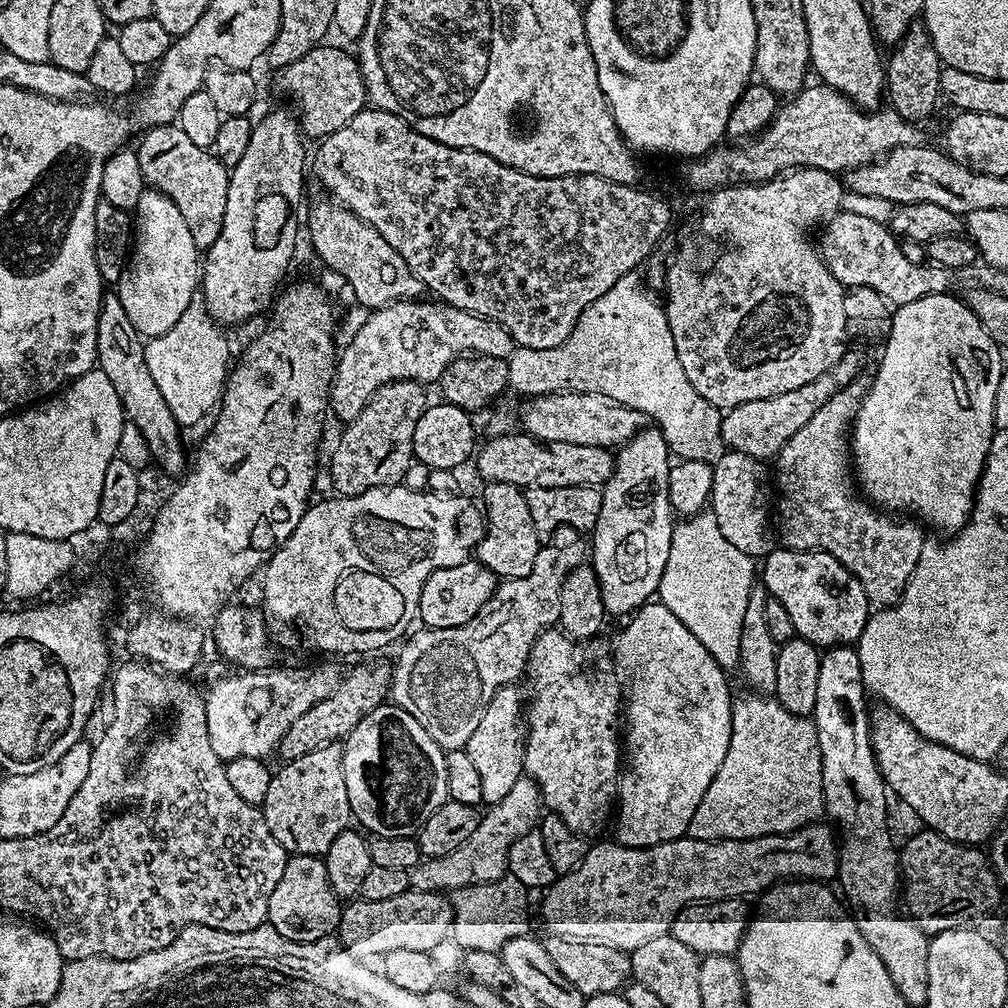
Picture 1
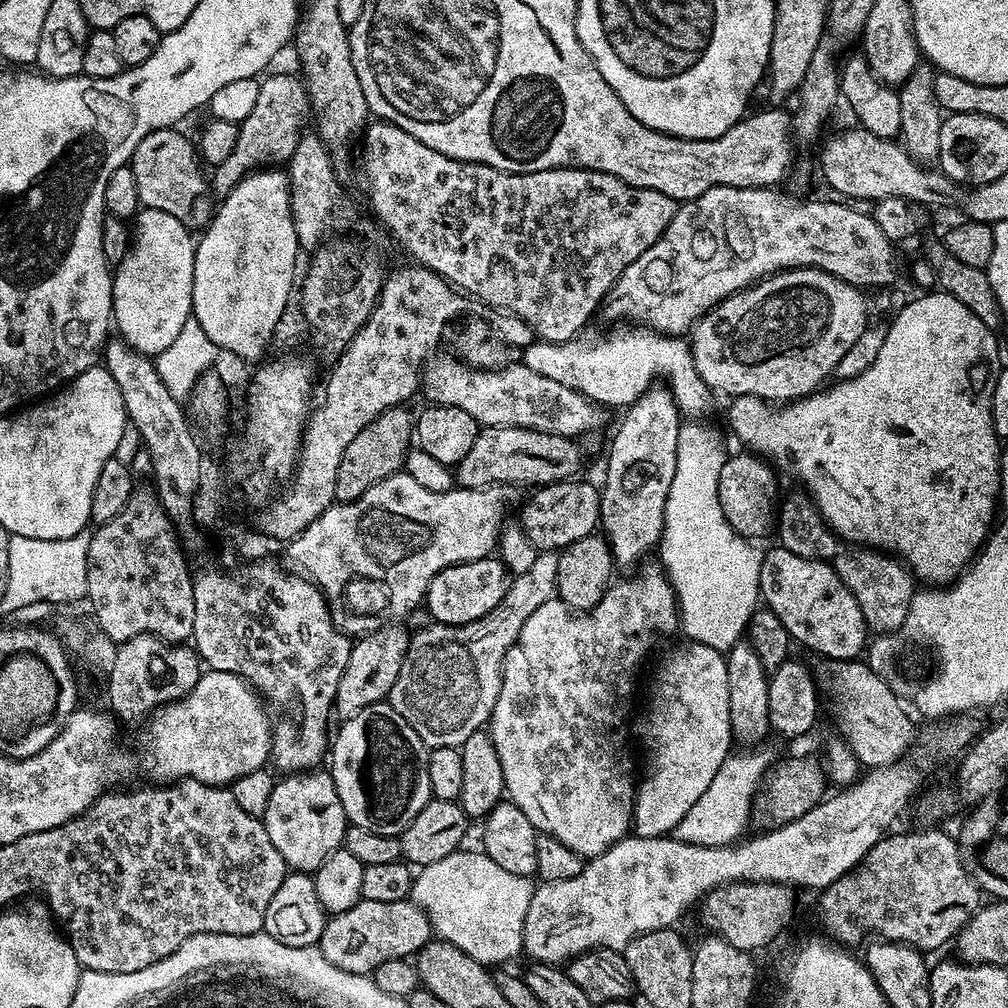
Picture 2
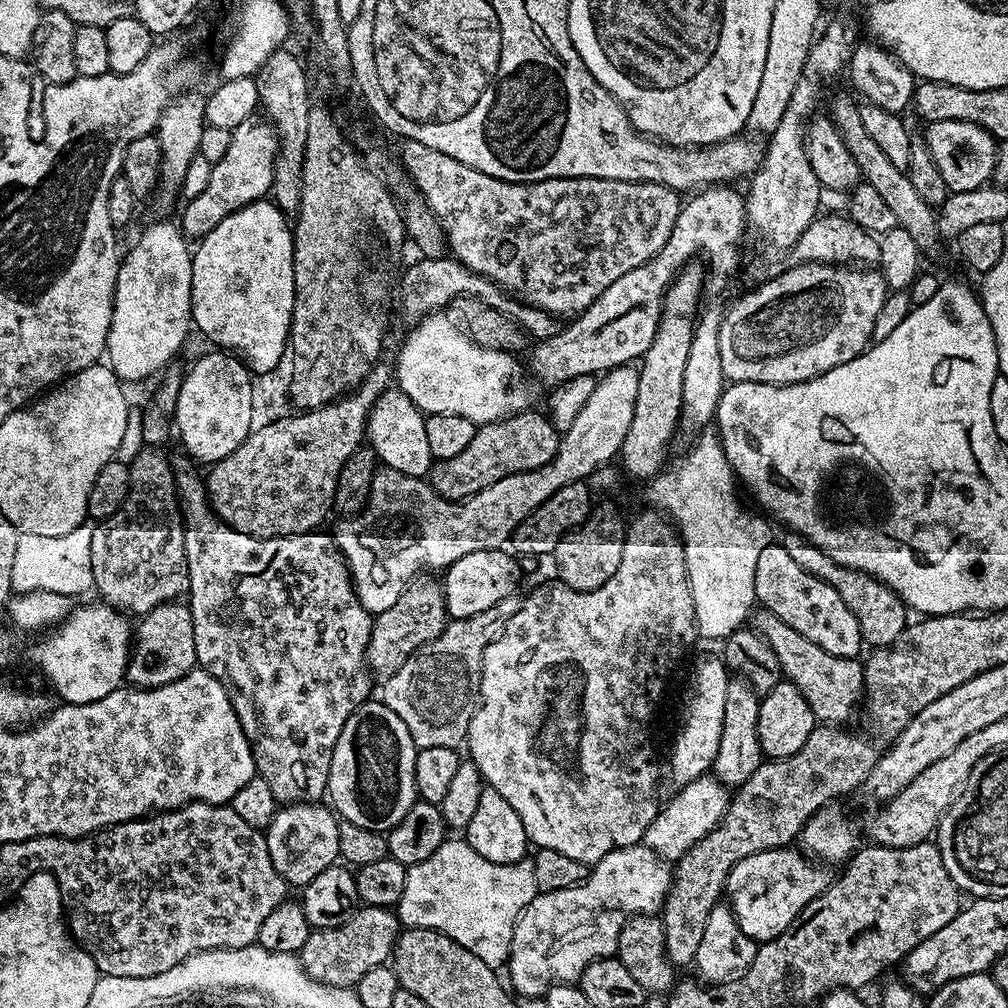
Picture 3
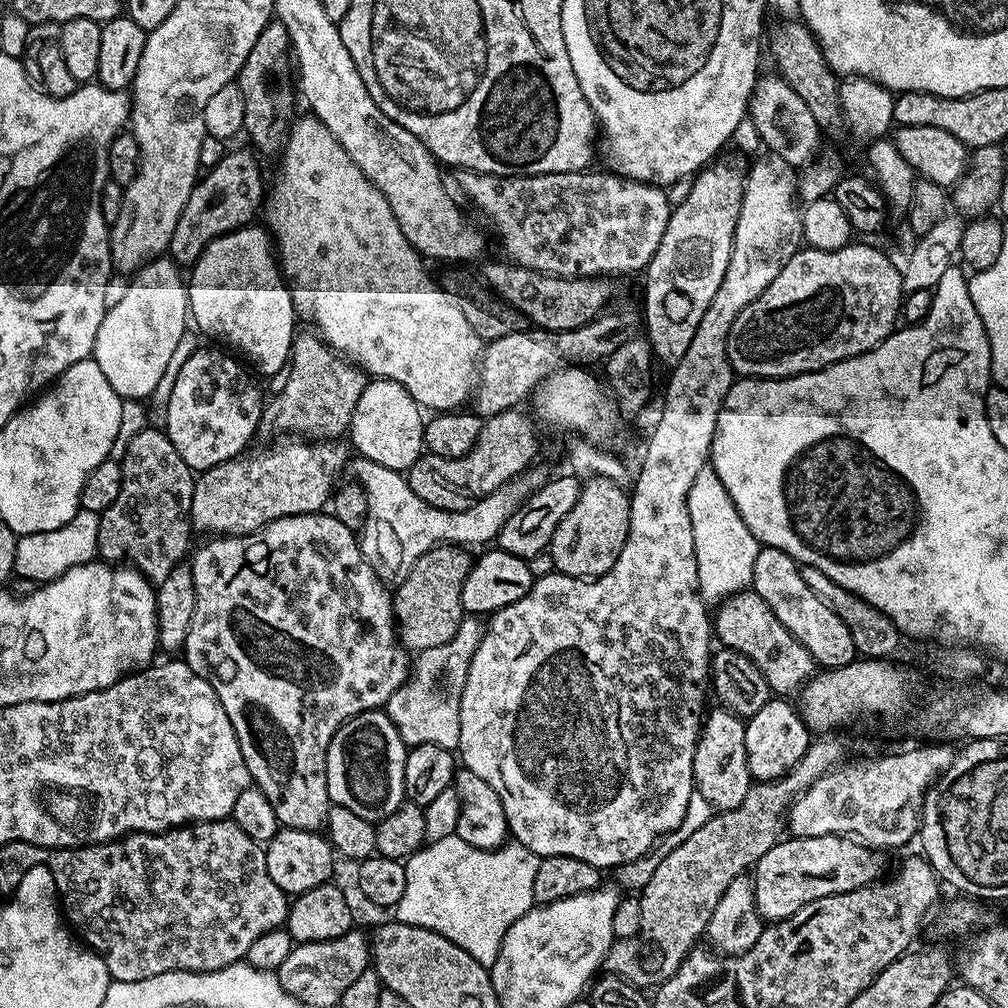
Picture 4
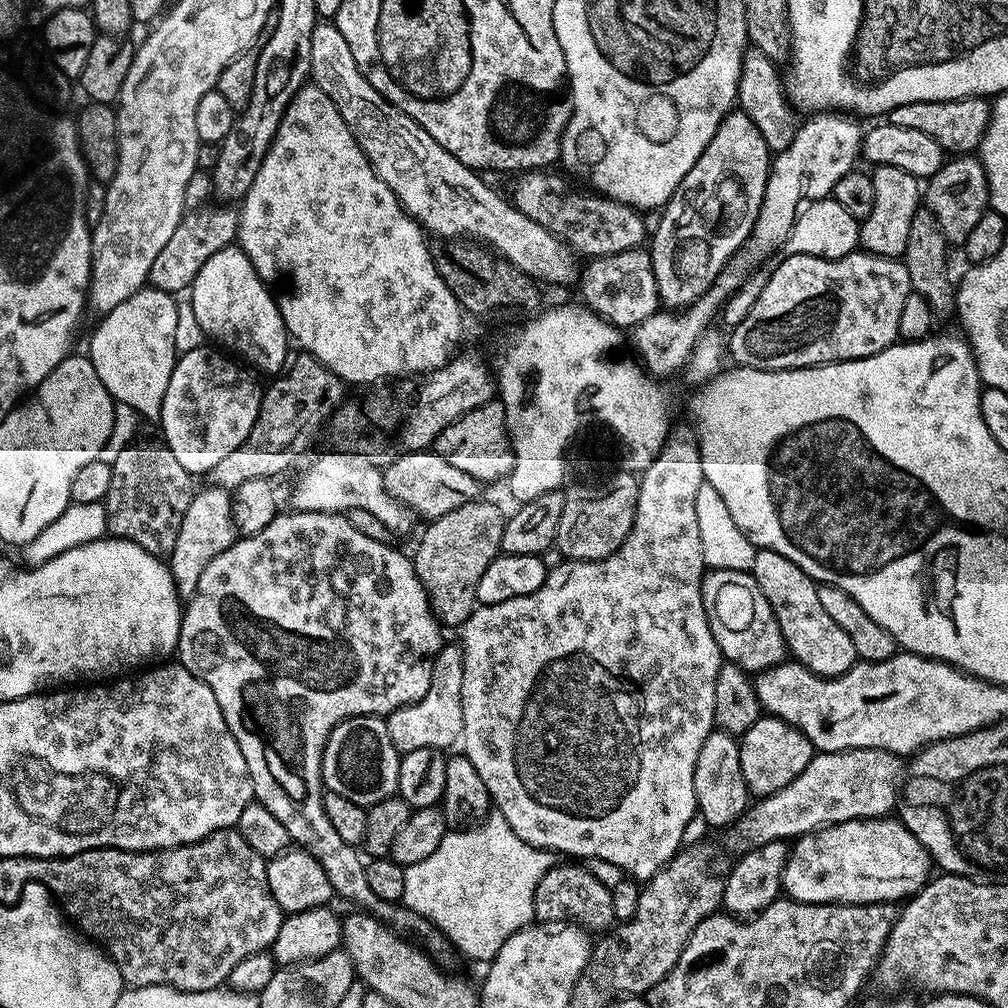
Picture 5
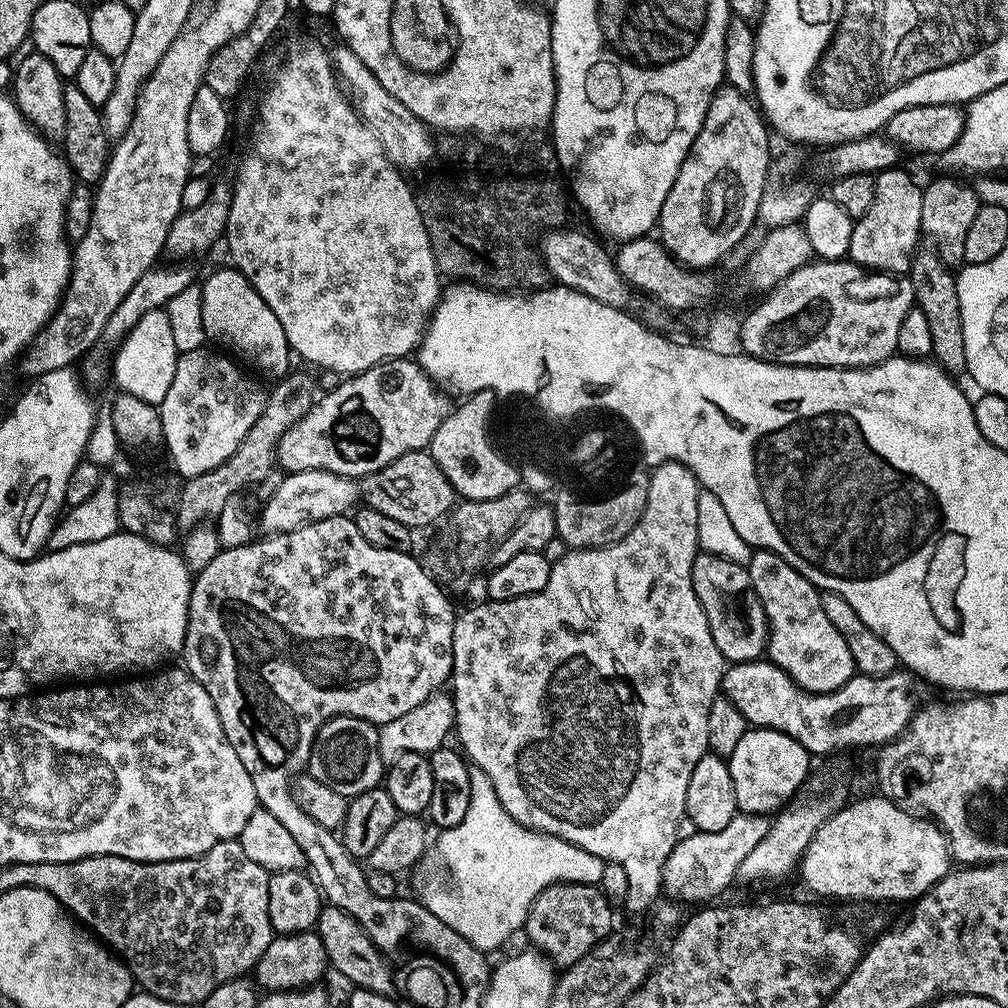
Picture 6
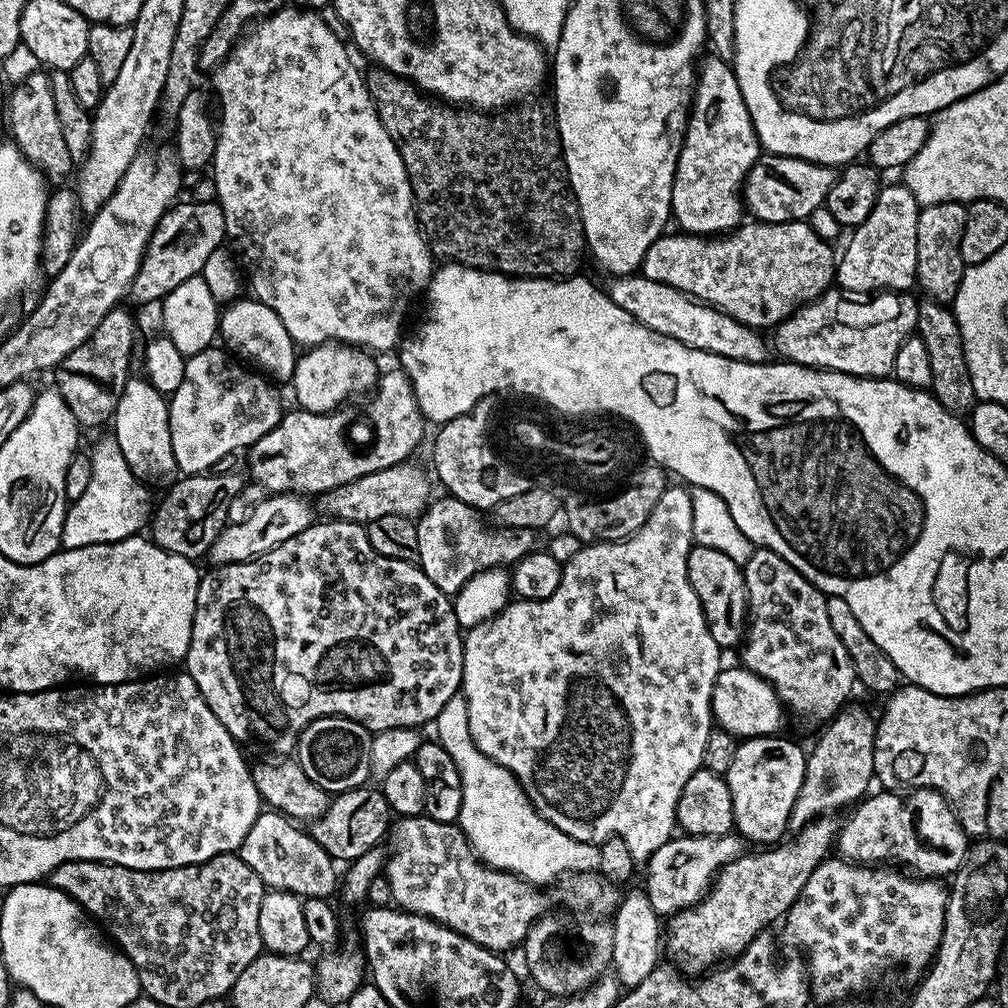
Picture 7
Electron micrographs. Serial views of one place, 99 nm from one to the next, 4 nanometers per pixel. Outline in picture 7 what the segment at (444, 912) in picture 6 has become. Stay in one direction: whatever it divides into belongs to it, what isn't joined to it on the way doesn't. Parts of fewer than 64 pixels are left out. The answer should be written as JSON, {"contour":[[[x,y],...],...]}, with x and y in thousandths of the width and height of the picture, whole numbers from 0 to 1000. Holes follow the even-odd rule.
{"contour":[[[453,688],[438,700],[432,712],[432,733],[450,752],[458,772],[458,800],[455,818],[473,849],[486,861],[508,865],[518,873],[533,879],[551,878],[555,869],[589,865],[595,859],[595,843],[590,837],[573,835],[565,827],[558,827],[554,819],[542,815],[532,806],[520,782],[502,760],[482,752],[472,742],[464,719],[464,700],[459,689]]]}

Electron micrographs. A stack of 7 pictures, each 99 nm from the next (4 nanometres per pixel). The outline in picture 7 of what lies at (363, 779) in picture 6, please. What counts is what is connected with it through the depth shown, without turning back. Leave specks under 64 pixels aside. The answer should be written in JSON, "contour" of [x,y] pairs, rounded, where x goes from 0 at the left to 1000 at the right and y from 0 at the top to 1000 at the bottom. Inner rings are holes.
{"contour":[[[317,710],[305,718],[298,726],[292,743],[293,757],[304,764],[304,772],[308,772],[315,780],[319,780],[327,788],[345,786],[348,782],[360,782],[366,777],[367,744],[370,727],[363,720],[351,716],[342,710]]]}

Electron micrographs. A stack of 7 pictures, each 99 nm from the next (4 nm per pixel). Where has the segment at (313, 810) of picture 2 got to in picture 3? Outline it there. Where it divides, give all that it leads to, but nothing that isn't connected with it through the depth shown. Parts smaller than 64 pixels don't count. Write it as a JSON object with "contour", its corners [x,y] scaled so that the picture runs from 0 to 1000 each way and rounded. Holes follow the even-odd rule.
{"contour":[[[317,796],[288,798],[279,801],[273,812],[266,816],[264,828],[268,855],[272,855],[272,863],[276,863],[276,867],[287,879],[306,877],[312,871],[315,871],[319,863],[337,853],[335,843],[337,813],[328,801],[320,802],[319,799]]]}

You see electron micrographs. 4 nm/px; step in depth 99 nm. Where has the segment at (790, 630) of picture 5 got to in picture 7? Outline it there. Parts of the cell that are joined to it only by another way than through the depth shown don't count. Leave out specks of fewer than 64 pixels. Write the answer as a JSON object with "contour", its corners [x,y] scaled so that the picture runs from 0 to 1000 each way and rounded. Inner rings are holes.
{"contour":[[[750,544],[741,560],[737,561],[738,576],[742,586],[742,614],[740,630],[736,636],[738,643],[737,662],[752,669],[760,677],[764,677],[779,703],[790,710],[799,710],[802,714],[820,716],[842,697],[841,689],[845,687],[845,679],[850,678],[847,661],[843,657],[843,649],[839,649],[839,641],[827,629],[823,621],[823,609],[819,609],[821,592],[809,583],[784,558],[780,558],[772,550],[762,544]]]}

